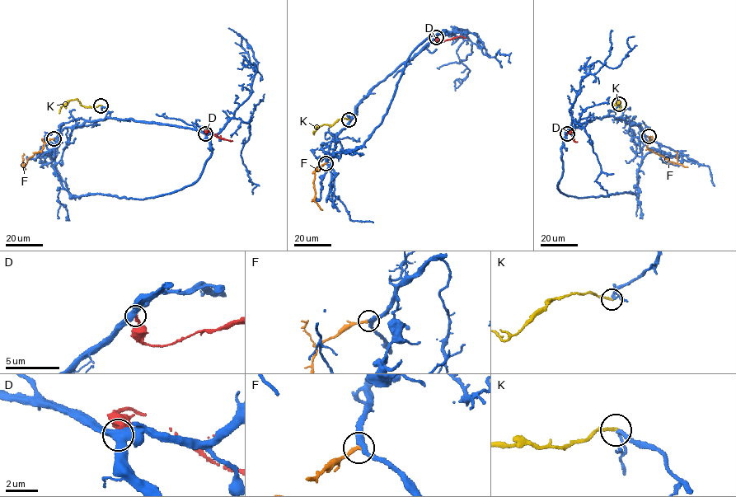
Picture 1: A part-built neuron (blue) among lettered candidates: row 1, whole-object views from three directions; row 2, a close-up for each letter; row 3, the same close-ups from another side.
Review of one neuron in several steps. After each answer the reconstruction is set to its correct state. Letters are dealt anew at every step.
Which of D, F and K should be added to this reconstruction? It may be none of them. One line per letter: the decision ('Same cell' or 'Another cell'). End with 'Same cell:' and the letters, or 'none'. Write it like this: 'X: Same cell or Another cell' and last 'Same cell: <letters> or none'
D: Another cell
F: Same cell
K: Another cell
Same cell: F

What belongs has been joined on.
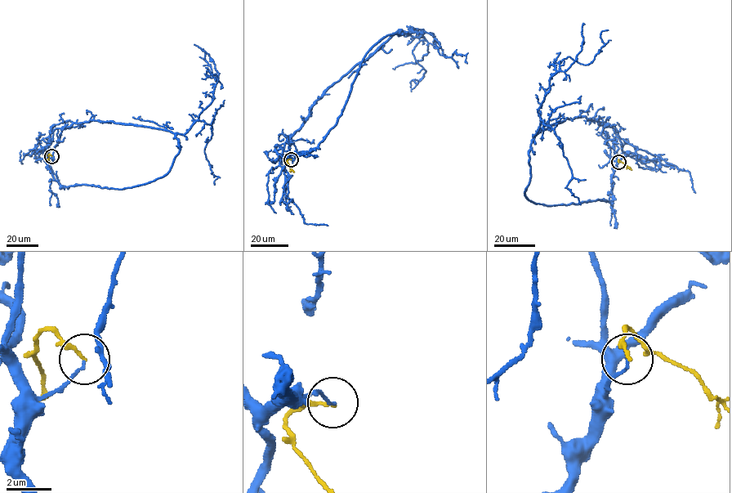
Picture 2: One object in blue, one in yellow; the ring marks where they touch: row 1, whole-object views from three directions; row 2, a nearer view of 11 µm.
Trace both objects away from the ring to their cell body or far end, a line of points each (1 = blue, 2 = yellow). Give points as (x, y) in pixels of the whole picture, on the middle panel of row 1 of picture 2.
1: (291, 159), (318, 146), (365, 56), (401, 29), (328, 89), (285, 143), (287, 197), (305, 223), (328, 226)
2: (291, 159), (287, 161), (294, 172)

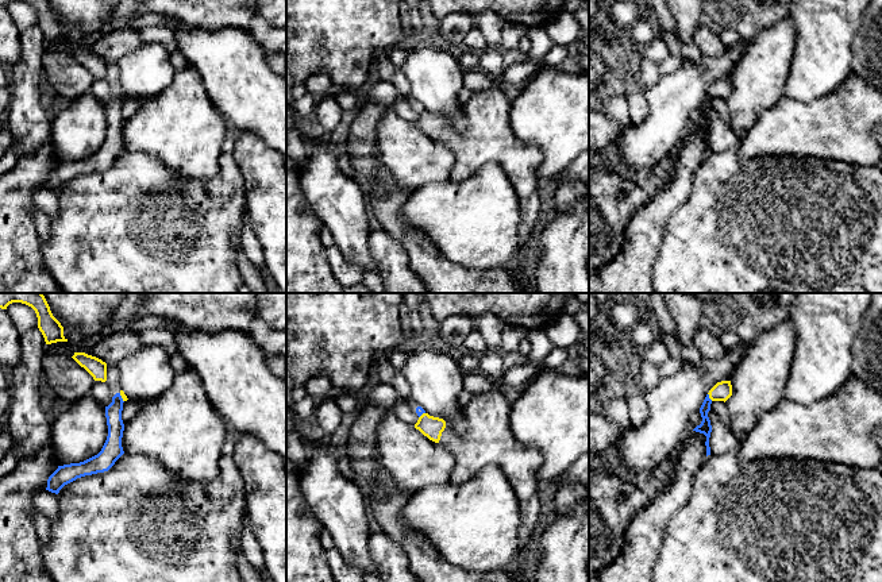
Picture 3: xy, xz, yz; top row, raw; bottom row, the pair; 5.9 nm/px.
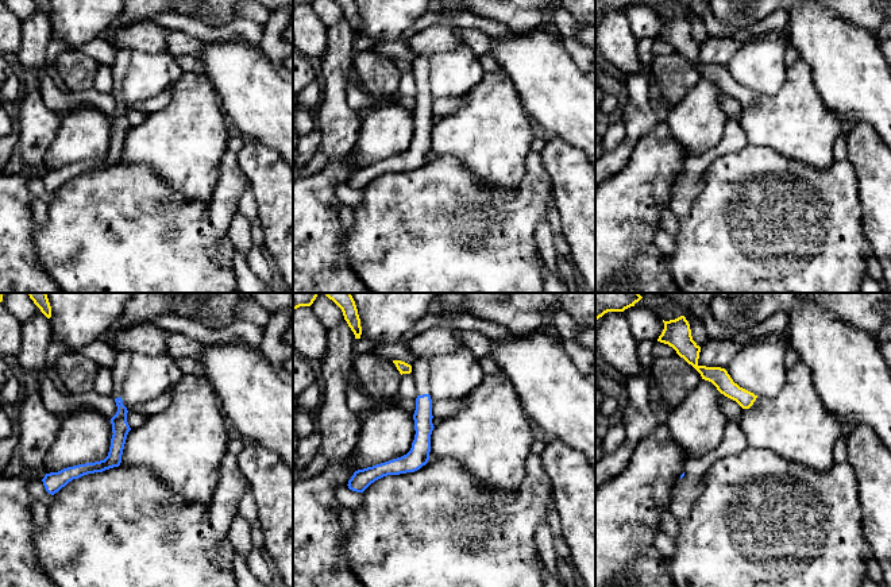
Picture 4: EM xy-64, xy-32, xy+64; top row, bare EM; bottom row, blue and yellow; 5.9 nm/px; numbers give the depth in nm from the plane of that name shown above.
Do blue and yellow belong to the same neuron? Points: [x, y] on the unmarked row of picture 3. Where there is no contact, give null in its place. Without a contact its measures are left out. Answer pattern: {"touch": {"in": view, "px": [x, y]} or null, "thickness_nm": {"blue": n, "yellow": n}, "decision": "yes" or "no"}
{"touch": {"in": "yz", "px": [708, 95]}, "thickness_nm": {"blue": 70, "yellow": 110}, "decision": "no"}

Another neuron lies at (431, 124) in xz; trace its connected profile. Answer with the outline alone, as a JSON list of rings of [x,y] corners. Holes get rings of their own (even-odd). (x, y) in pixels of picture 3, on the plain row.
[[[500,88],[475,92],[465,104],[465,130],[454,130],[439,115],[423,111],[415,126],[430,138],[446,144],[455,163],[450,181],[461,184],[488,162],[497,162],[517,192],[521,209],[520,248],[528,240],[540,212],[540,181],[536,169],[543,162],[540,149],[520,140],[511,128],[511,100]]]

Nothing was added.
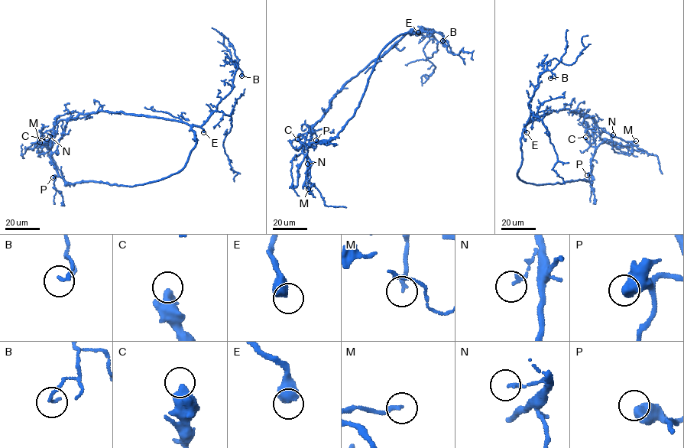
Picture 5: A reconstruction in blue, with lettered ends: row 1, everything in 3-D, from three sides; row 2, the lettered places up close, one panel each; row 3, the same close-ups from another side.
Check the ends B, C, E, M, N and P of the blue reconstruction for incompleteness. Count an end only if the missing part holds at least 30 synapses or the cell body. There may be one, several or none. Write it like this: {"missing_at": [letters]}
{"missing_at": ["E"]}

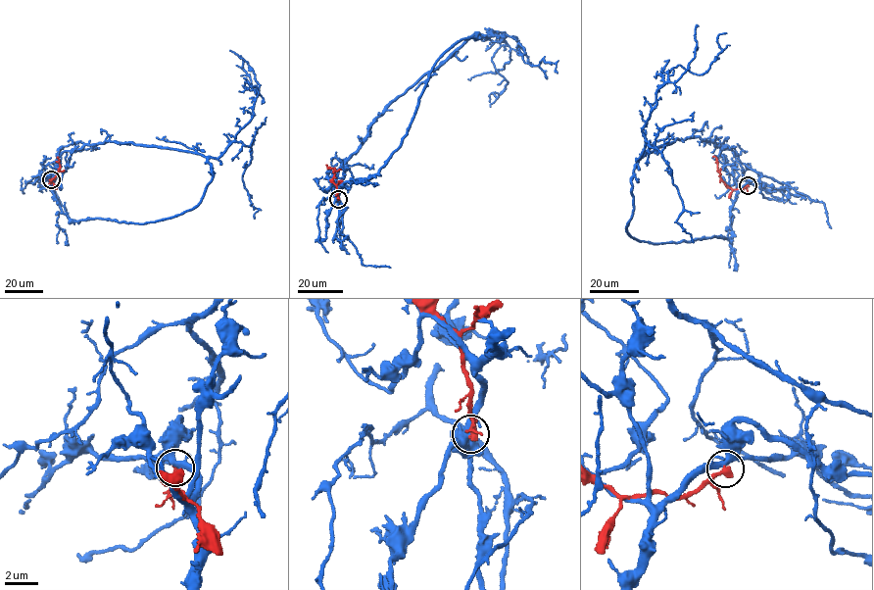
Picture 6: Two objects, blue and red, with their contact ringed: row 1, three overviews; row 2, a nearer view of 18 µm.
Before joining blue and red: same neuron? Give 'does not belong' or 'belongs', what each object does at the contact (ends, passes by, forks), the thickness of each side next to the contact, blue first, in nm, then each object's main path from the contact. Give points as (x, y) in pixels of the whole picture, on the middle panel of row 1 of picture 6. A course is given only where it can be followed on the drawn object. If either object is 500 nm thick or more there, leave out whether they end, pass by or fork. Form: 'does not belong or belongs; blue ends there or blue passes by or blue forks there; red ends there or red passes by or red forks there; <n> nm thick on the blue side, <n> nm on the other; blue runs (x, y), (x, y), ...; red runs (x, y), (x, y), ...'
does not belong; blue forks there; red ends there; 320 nm thick on the blue side, 400 nm on the other; blue runs (337, 198), (378, 172), (435, 64), (478, 32), (390, 104), (339, 169), (342, 233), (364, 265), (390, 268); red runs (337, 198), (332, 180), (334, 168), (326, 165)

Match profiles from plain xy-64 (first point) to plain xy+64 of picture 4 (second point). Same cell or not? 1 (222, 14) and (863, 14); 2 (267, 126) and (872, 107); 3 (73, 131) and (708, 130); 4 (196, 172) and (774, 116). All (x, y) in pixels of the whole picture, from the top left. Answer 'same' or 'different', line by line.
1: same
2: same
3: same
4: same

